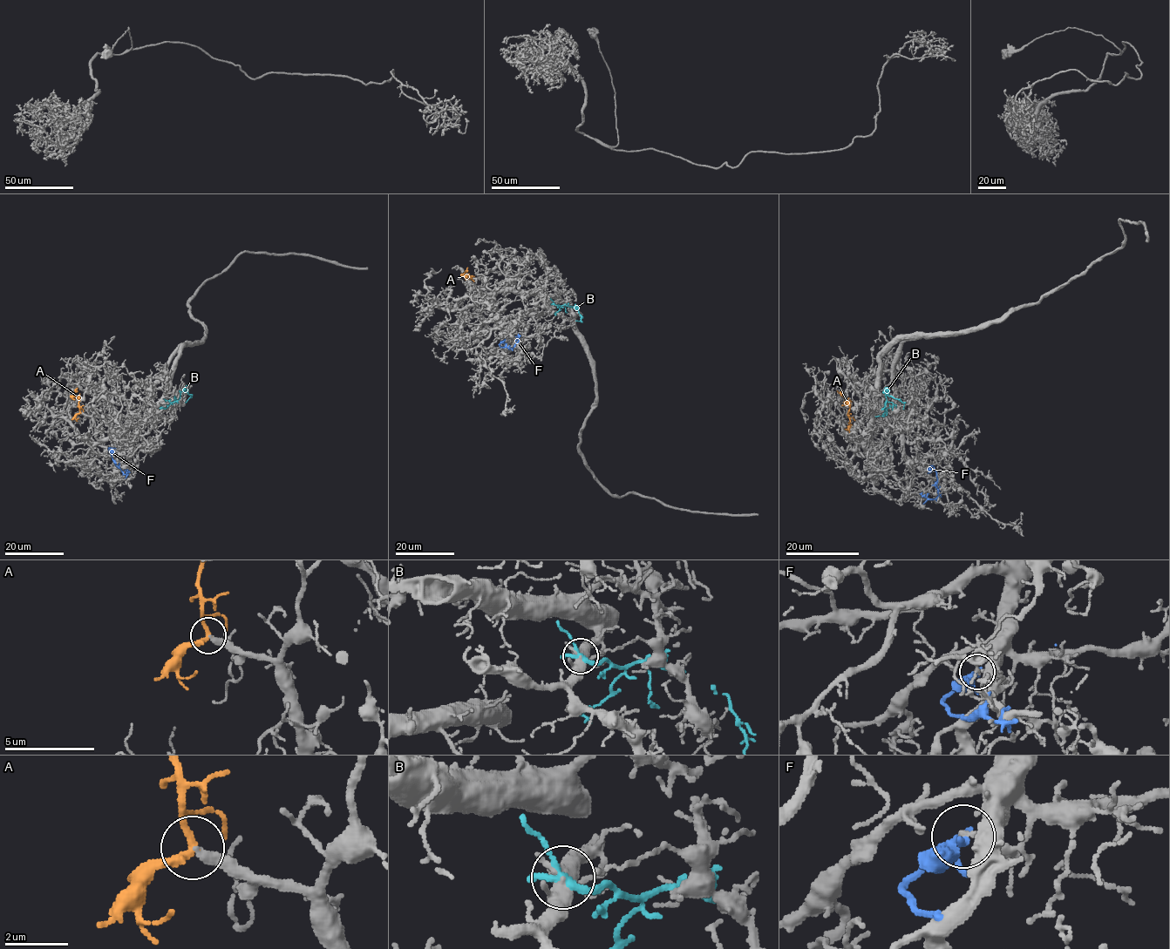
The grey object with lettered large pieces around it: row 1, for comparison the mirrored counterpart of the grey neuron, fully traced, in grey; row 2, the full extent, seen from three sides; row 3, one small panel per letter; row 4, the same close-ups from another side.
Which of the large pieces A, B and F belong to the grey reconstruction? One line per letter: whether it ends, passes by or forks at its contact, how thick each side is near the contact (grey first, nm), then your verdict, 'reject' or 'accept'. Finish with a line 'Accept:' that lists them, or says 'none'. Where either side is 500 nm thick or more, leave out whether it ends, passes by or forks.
A: it passes by; calibres 280 and 240 nm; accept
B: it passes by; calibres 440 and 200 nm; reject
F: it passes by; calibres 170 and 260 nm; reject
Accept: A

